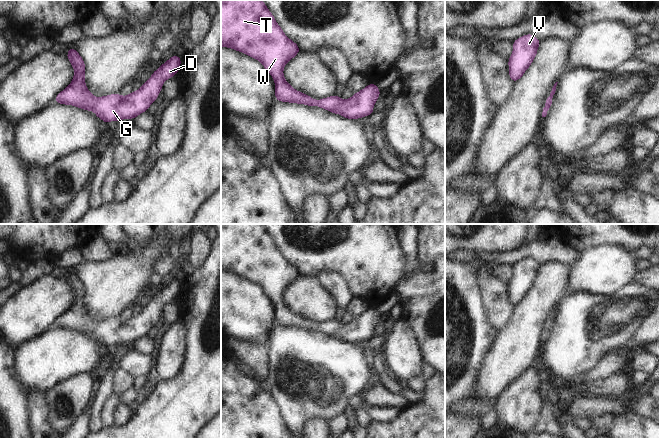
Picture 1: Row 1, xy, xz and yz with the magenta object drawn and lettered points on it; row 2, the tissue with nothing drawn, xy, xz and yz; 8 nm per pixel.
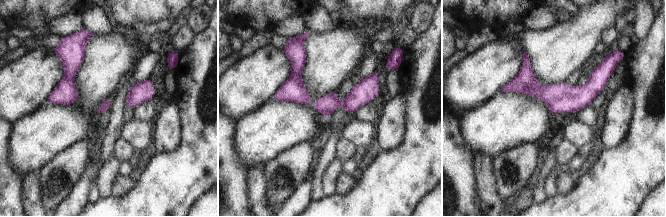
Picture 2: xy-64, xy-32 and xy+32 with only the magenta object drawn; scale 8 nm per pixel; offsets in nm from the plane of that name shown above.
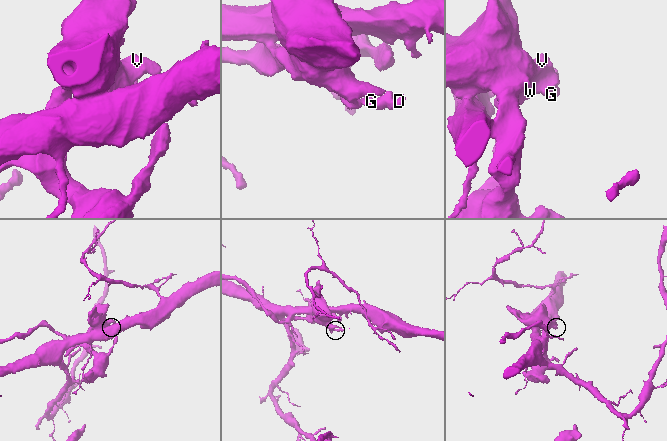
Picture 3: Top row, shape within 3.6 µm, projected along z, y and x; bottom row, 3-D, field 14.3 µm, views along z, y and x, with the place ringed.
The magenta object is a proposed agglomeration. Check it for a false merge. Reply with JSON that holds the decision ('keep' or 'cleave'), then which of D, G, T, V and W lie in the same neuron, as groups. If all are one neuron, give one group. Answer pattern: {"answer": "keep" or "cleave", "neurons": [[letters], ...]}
{"answer": "keep", "neurons": [["D", "G", "T", "V", "W"]]}

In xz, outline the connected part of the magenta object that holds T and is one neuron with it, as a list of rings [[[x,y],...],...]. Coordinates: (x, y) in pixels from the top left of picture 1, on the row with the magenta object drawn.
[[[221,0],[221,47],[231,48],[260,61],[275,82],[277,101],[318,106],[350,120],[356,120],[374,112],[374,104],[381,93],[375,83],[369,83],[347,100],[342,100],[337,95],[315,100],[295,90],[285,80],[283,69],[287,62],[300,52],[299,46],[285,35],[262,0]]]

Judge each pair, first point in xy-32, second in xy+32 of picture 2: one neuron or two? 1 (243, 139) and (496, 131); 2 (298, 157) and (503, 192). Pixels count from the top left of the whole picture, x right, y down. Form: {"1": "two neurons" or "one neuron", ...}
{"1": "one neuron", "2": "one neuron"}

